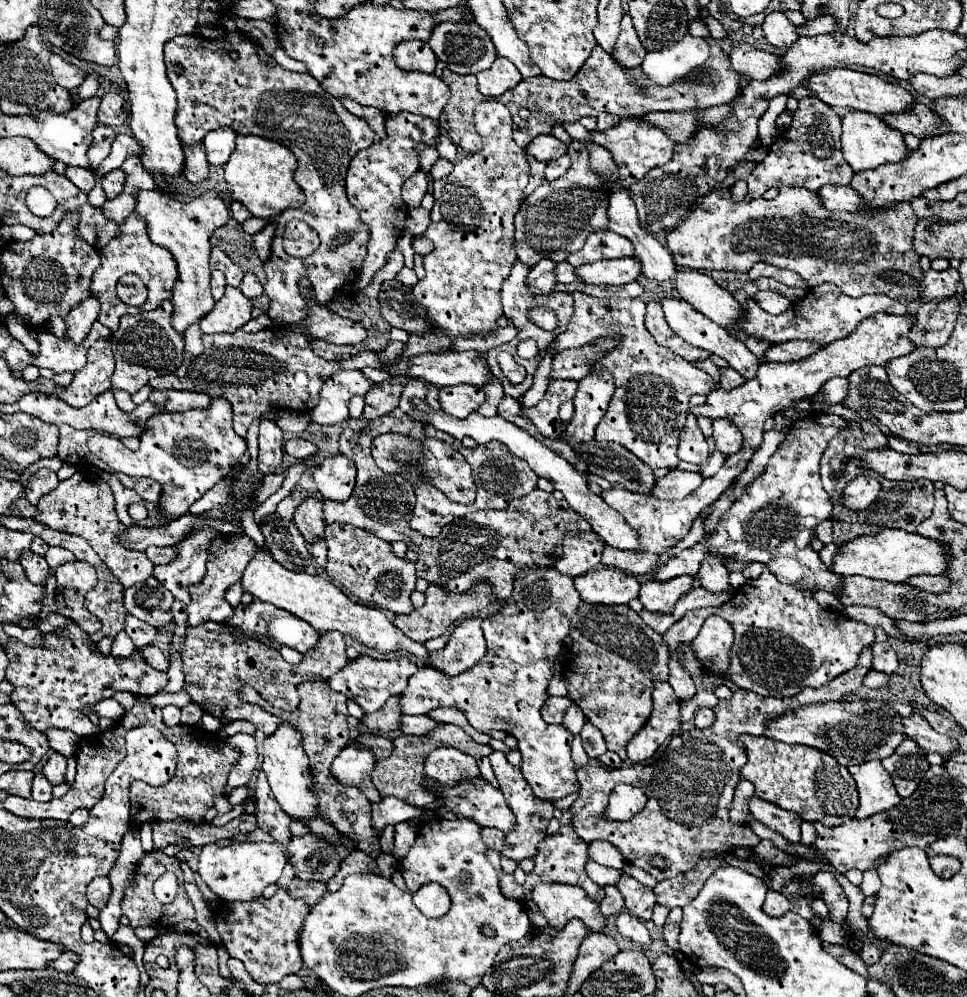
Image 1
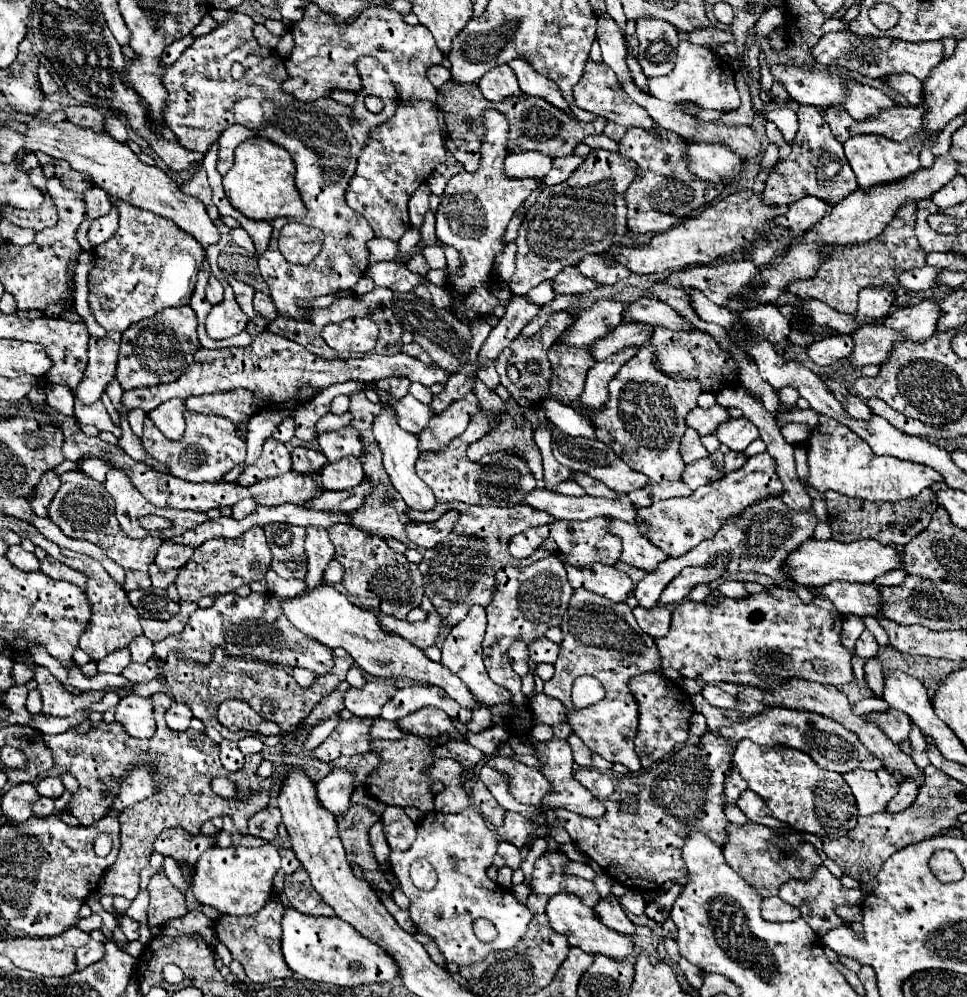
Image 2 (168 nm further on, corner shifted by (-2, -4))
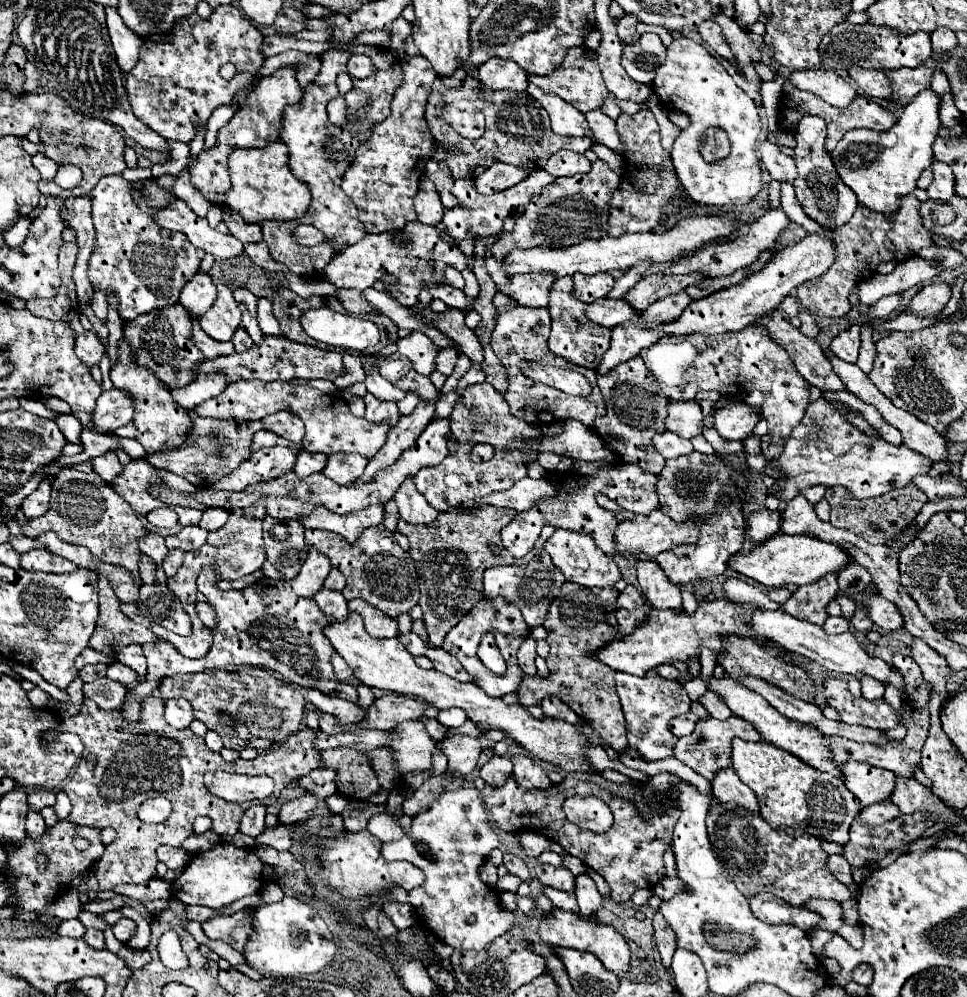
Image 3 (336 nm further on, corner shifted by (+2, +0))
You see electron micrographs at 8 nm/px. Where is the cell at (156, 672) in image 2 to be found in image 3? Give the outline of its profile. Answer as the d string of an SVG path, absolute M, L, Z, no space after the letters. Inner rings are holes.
M113 662L113 664L109 664L109 668L107 668L107 678L129 686L129 684L135 684L139 676L137 676L129 666L125 666L125 664L121 664L121 662Z

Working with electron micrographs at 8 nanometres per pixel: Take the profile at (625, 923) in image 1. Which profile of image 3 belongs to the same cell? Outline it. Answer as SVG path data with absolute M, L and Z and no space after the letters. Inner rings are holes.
M579 874L575 876L575 896L577 896L577 902L579 902L579 910L583 916L591 916L595 914L597 910L601 910L601 894L597 892L593 880L587 876L587 874Z

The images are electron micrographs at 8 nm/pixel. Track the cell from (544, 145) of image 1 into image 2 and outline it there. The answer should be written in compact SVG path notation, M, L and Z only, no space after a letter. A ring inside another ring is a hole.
M511 152L505 158L505 172L509 172L509 176L517 176L517 178L537 178L541 180L549 170L551 170L551 162L553 158L543 154L543 152Z

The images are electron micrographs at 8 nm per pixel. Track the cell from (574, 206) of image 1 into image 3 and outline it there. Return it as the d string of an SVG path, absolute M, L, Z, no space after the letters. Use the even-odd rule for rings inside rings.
M593 162L593 168L585 176L569 176L557 178L549 188L541 190L541 194L533 196L525 214L517 218L515 230L511 236L499 236L493 246L487 248L485 268L491 274L495 284L509 284L509 276L501 272L501 260L513 248L535 248L537 244L549 244L551 248L563 248L569 244L577 244L577 240L585 238L601 238L605 236L605 224L609 220L607 204L613 192L619 188L621 176L617 176L605 162Z

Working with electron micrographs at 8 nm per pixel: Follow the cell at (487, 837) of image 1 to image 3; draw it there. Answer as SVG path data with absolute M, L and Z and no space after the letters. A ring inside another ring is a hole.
M505 854L505 856L503 856L503 864L507 866L507 870L509 870L511 874L519 876L521 880L531 882L531 872L529 872L527 864L525 864L521 858L517 858L517 856L513 856L513 854Z

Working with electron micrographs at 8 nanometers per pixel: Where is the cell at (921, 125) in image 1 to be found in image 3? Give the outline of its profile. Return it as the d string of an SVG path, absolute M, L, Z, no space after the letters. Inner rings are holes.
M823 68L813 70L793 70L789 76L789 82L805 92L811 92L833 106L849 106L853 98L857 96L855 88L839 74Z

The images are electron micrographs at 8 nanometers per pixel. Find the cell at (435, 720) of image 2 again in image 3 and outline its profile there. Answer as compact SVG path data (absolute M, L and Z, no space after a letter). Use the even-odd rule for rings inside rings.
M387 694L375 700L369 708L365 718L359 722L361 728L377 728L377 730L391 730L401 720L419 720L423 716L425 704L421 700L413 700L409 696Z

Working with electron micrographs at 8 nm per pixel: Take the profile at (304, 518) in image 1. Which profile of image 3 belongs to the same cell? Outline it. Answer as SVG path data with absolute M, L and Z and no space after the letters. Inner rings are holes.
M309 548L309 556L301 566L301 572L291 580L293 592L301 598L313 598L323 588L329 570L329 560L325 560L325 556L321 556L321 552L317 552L315 548Z

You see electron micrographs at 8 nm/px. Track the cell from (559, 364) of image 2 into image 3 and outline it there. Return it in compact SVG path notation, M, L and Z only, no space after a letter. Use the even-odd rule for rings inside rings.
M561 278L555 280L549 290L549 312L551 312L551 336L549 336L549 350L555 356L561 356L565 360L573 360L575 364L587 364L587 368L597 370L603 354L609 350L609 328L597 328L597 324L589 324L581 312L585 312L585 306L581 300L573 300L573 280Z

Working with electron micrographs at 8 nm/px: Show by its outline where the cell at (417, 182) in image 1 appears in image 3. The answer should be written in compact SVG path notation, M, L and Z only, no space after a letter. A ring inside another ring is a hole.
M431 180L421 182L419 192L415 196L415 210L417 210L417 220L423 224L435 226L437 222L441 222L445 208L443 208L439 194L437 194L437 188Z

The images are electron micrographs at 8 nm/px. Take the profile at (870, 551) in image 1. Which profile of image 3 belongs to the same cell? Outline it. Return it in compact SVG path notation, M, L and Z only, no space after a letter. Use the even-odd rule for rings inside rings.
M777 534L769 540L765 540L759 546L753 546L751 550L747 550L745 554L733 554L727 560L727 566L767 588L779 588L783 584L795 584L795 586L803 586L803 584L811 584L813 580L819 580L821 576L825 576L827 572L839 572L851 558L845 556L845 552L833 544L825 544L817 538L811 536L785 536L785 534Z

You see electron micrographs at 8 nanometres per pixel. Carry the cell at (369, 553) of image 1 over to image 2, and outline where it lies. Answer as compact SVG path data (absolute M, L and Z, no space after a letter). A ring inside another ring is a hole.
M333 524L327 528L331 542L335 544L335 560L345 568L343 588L365 608L381 610L389 616L405 620L407 614L421 604L423 598L423 576L417 564L409 562L405 554L399 554L387 546L379 536L365 536L347 524Z

